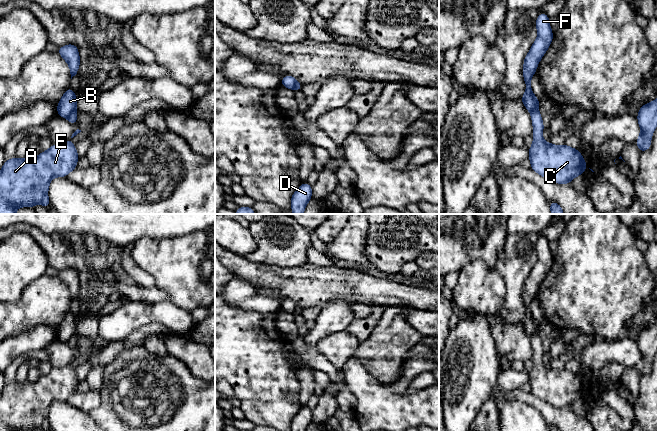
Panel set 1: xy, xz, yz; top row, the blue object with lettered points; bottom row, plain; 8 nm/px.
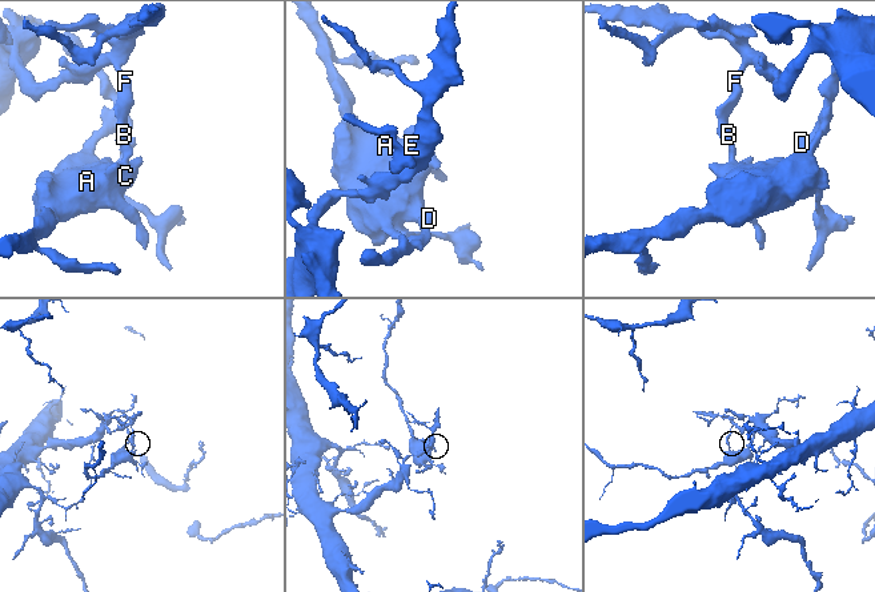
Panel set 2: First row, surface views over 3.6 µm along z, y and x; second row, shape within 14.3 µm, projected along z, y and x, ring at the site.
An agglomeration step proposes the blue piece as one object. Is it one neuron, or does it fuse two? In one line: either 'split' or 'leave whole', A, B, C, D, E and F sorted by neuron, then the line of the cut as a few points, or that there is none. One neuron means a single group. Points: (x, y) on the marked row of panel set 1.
split | A C D E / B F | xy (75, 110), (67, 118)

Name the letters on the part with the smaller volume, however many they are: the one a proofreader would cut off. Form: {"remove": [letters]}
{"remove": ["A", "C", "D", "E"]}

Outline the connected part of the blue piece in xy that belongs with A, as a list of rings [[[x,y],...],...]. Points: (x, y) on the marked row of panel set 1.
[[[77,129],[69,140],[52,146],[36,158],[13,157],[5,160],[0,171],[0,214],[16,214],[18,207],[51,205],[48,188],[54,177],[67,177],[77,168],[79,156],[71,139],[80,133]]]

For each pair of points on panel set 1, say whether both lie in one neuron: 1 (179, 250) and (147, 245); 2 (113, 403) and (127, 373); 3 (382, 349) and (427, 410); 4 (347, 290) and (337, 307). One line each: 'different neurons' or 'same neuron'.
1: same neuron
2: same neuron
3: different neurons
4: different neurons

